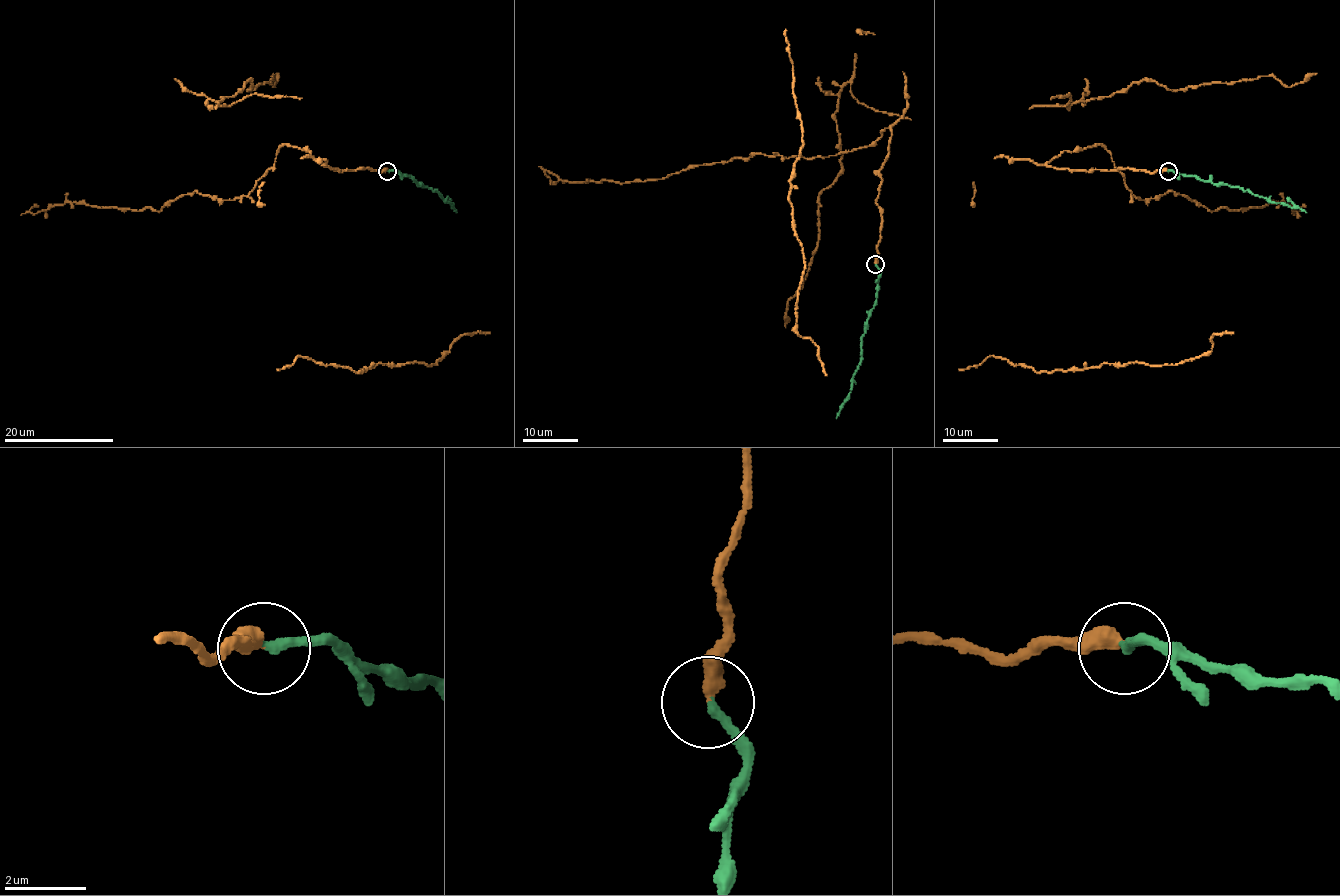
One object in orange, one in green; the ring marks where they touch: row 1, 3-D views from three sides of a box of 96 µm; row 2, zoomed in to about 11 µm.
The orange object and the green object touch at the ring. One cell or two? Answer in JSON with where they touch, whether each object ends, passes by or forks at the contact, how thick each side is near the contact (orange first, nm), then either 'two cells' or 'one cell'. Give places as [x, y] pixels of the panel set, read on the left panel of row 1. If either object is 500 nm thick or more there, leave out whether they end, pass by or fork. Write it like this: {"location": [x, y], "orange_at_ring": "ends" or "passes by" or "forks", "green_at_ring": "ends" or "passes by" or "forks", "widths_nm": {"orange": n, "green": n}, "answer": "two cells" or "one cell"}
{"location": [387, 171], "orange_at_ring": "ends", "green_at_ring": "ends", "widths_nm": {"orange": 360, "green": 240}, "answer": "one cell"}

